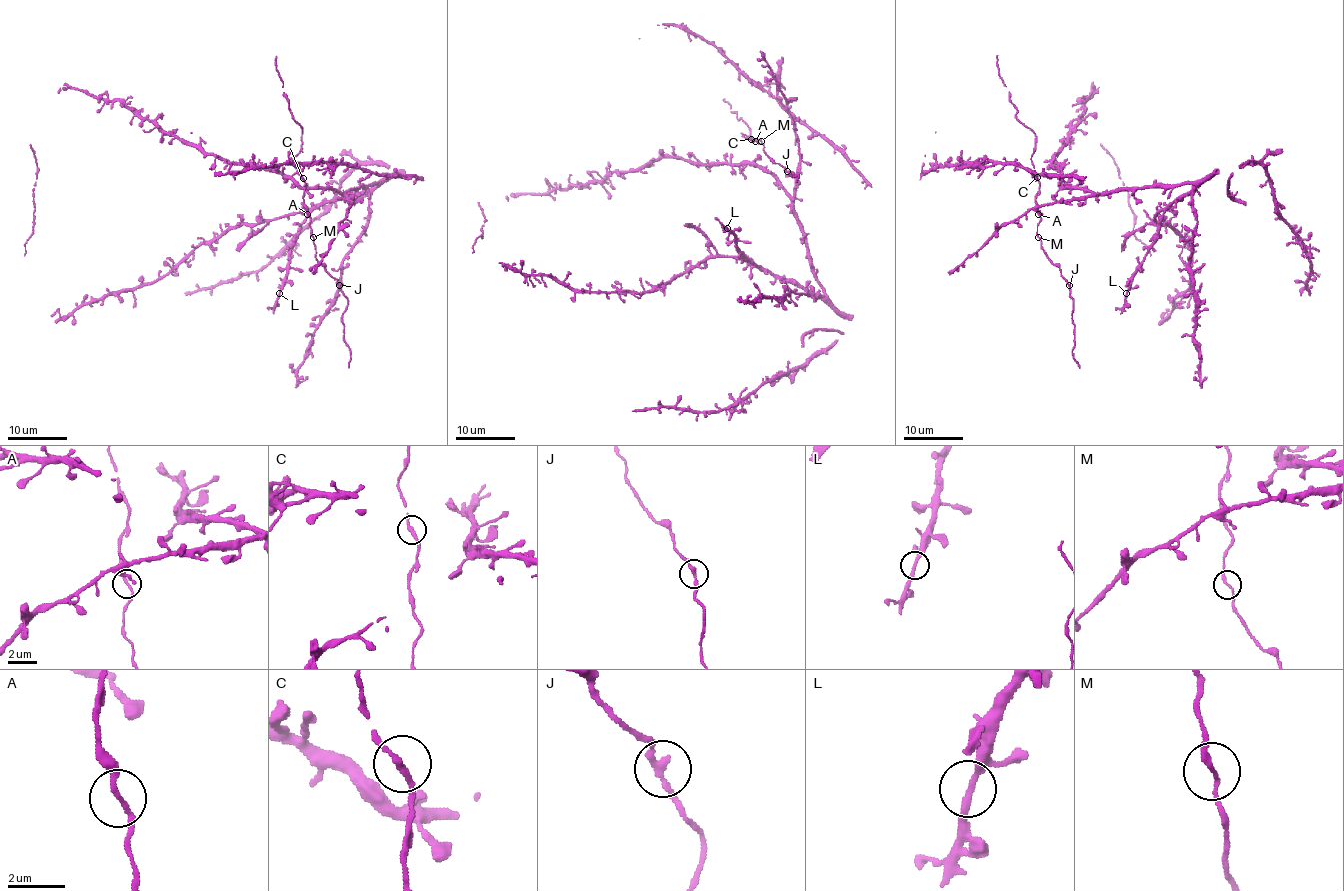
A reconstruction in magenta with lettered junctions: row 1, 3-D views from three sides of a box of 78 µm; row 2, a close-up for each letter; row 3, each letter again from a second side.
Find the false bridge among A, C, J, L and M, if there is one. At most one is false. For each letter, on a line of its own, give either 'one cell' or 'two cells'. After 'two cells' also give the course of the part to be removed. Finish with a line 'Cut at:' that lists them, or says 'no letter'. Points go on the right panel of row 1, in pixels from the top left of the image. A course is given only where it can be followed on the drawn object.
A: one cell
C: one cell
J: one cell
L: one cell
M: one cell
Cut at: no letter

